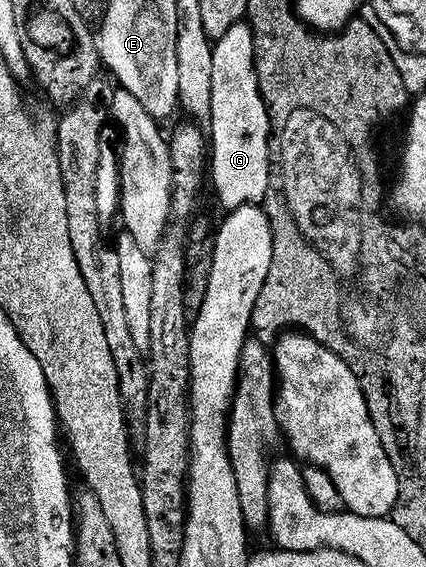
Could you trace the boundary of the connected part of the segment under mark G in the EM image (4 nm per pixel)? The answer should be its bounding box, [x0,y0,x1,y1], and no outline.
[209,24,271,211]

